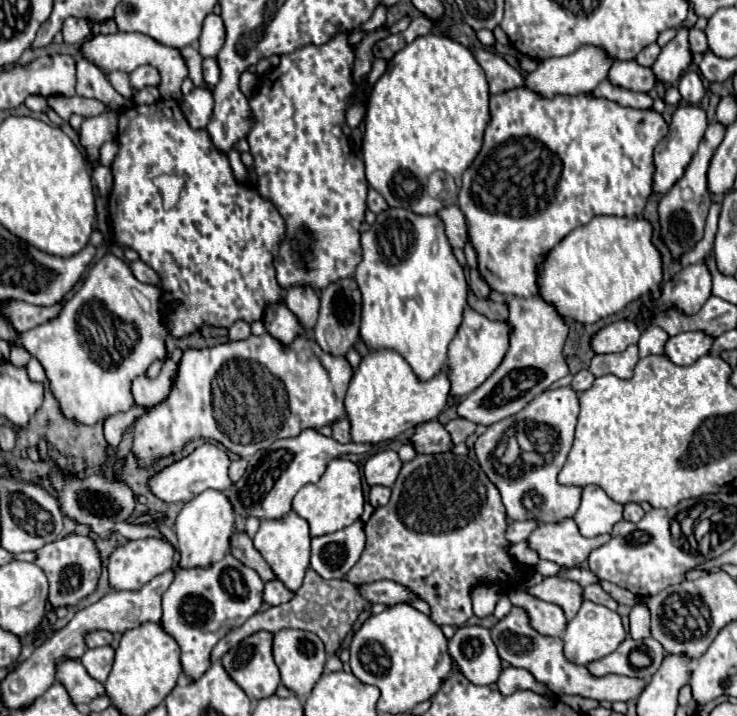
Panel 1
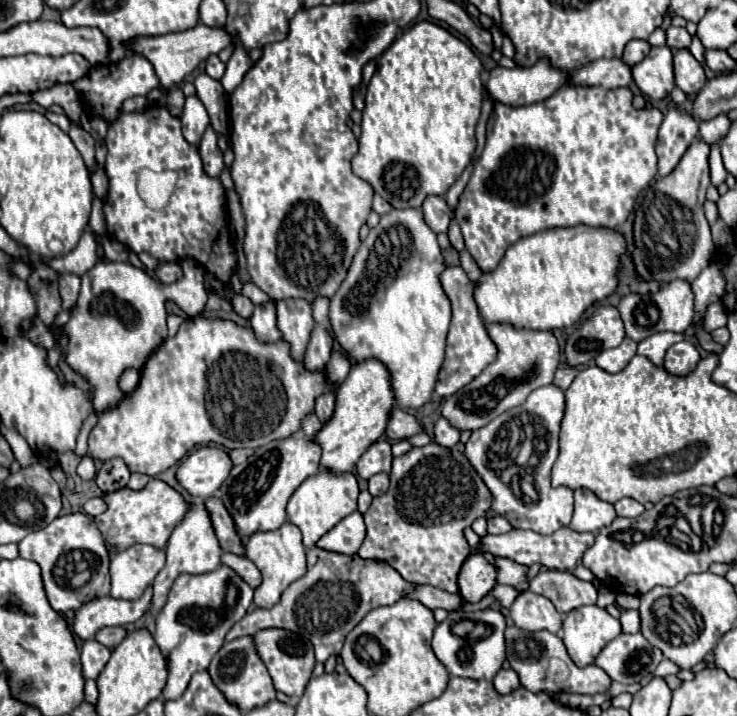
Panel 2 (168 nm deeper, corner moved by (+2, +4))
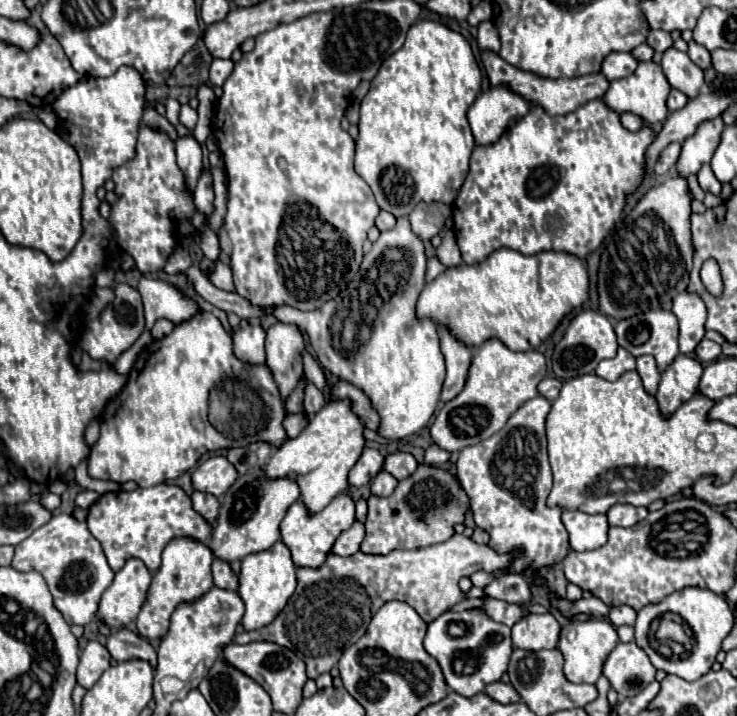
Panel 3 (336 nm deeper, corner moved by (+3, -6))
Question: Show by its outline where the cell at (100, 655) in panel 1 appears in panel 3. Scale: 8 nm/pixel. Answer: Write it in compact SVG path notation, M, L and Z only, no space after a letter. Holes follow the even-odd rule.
M88 642L78 664L78 684L86 690L96 684L96 680L110 668L110 654L100 642Z

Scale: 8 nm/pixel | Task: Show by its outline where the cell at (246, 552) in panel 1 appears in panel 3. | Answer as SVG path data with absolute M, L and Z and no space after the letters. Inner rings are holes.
M194 492L192 494L192 504L194 504L194 510L198 514L202 514L202 518L206 518L206 522L216 526L216 520L218 520L218 498L214 498L212 494Z

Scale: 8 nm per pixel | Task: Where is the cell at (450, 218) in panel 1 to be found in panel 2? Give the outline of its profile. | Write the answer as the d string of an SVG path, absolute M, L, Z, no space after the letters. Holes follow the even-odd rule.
M427 196L421 204L421 212L423 212L427 226L433 232L447 232L447 226L453 218L453 212L449 210L443 196Z

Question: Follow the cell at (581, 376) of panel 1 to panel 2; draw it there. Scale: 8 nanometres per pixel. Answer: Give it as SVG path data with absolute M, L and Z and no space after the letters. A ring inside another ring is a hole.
M563 366L555 372L555 378L553 378L553 384L559 386L561 390L567 390L571 386L571 380L577 376L577 368L569 368L569 366Z

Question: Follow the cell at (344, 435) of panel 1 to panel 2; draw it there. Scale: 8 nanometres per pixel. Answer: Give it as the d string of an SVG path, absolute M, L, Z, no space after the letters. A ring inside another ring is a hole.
M325 392L315 398L315 414L321 422L327 420L327 416L331 416L333 410L335 410L335 396L331 392Z

